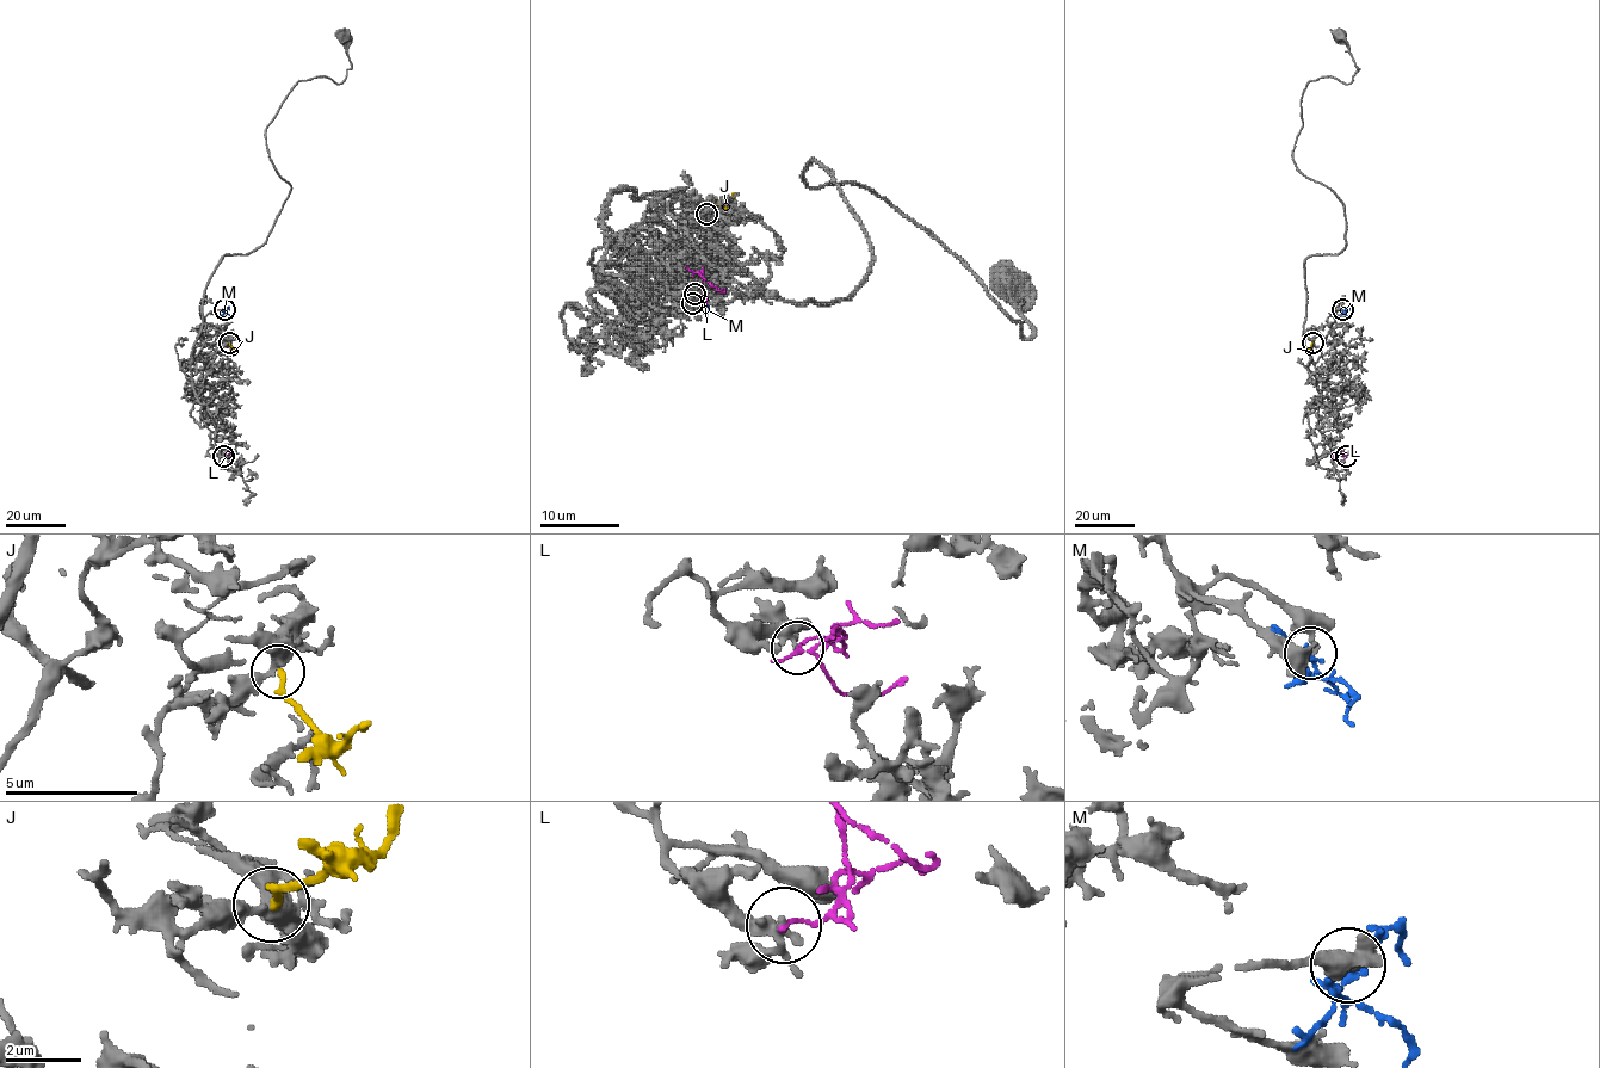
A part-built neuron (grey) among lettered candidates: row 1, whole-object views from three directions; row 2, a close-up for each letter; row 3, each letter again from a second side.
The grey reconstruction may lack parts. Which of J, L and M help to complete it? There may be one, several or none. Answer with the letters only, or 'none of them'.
none of them

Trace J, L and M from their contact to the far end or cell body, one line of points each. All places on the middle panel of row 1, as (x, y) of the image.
J: (706, 213), (724, 205), (734, 193)
L: (692, 304), (700, 302), (706, 294), (704, 278), (698, 272), (704, 281), (724, 290)
M: (695, 294), (692, 298), (706, 306), (706, 310)

